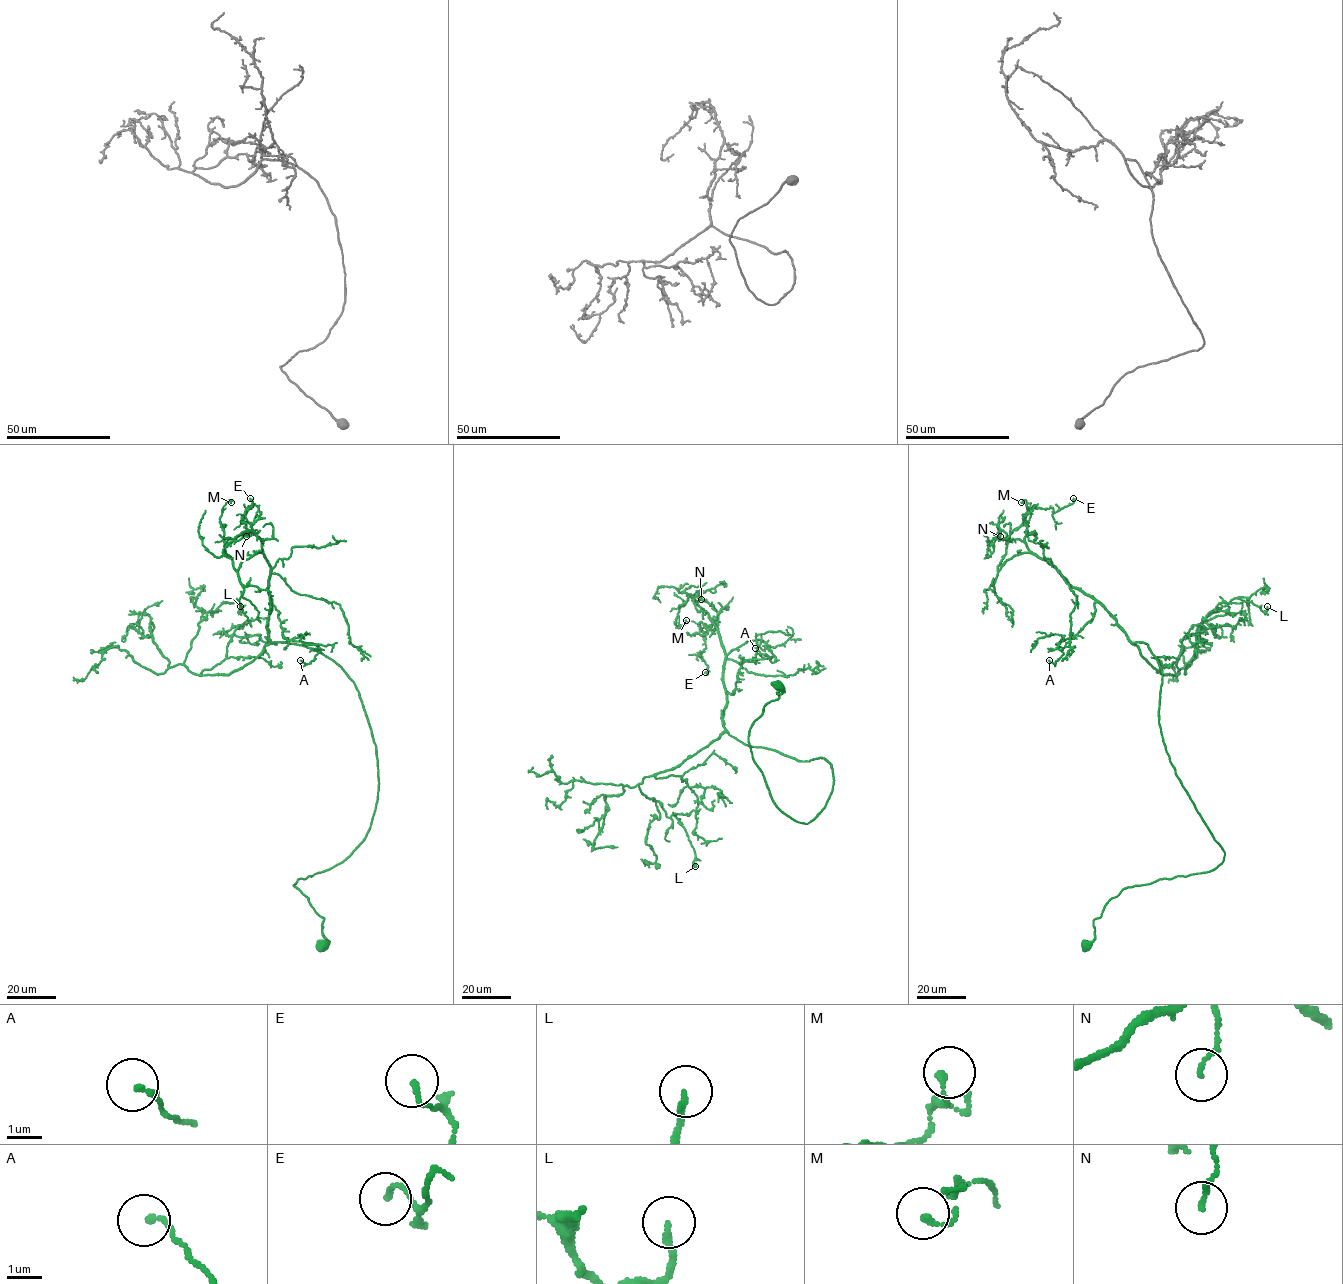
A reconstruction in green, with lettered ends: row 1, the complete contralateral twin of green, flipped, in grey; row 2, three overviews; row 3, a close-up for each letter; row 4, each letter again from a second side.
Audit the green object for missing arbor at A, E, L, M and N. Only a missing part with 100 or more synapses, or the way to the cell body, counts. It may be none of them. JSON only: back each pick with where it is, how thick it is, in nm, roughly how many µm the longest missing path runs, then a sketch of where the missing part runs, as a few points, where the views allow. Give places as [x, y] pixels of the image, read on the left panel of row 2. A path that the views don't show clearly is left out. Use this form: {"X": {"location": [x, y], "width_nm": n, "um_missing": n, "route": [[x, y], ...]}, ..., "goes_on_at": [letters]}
{"goes_on_at": []}

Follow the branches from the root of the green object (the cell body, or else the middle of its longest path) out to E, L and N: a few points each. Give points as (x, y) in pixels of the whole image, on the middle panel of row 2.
E: (779, 683), (748, 742), (774, 804), (807, 823), (831, 765), (729, 734), (726, 653), (700, 622), (705, 672)
L: (779, 683), (753, 761), (797, 822), (830, 797), (824, 758), (724, 732), (638, 785), (695, 866)
N: (779, 683), (748, 742), (774, 804), (807, 823), (830, 797), (831, 765), (729, 734), (718, 612), (701, 599)

